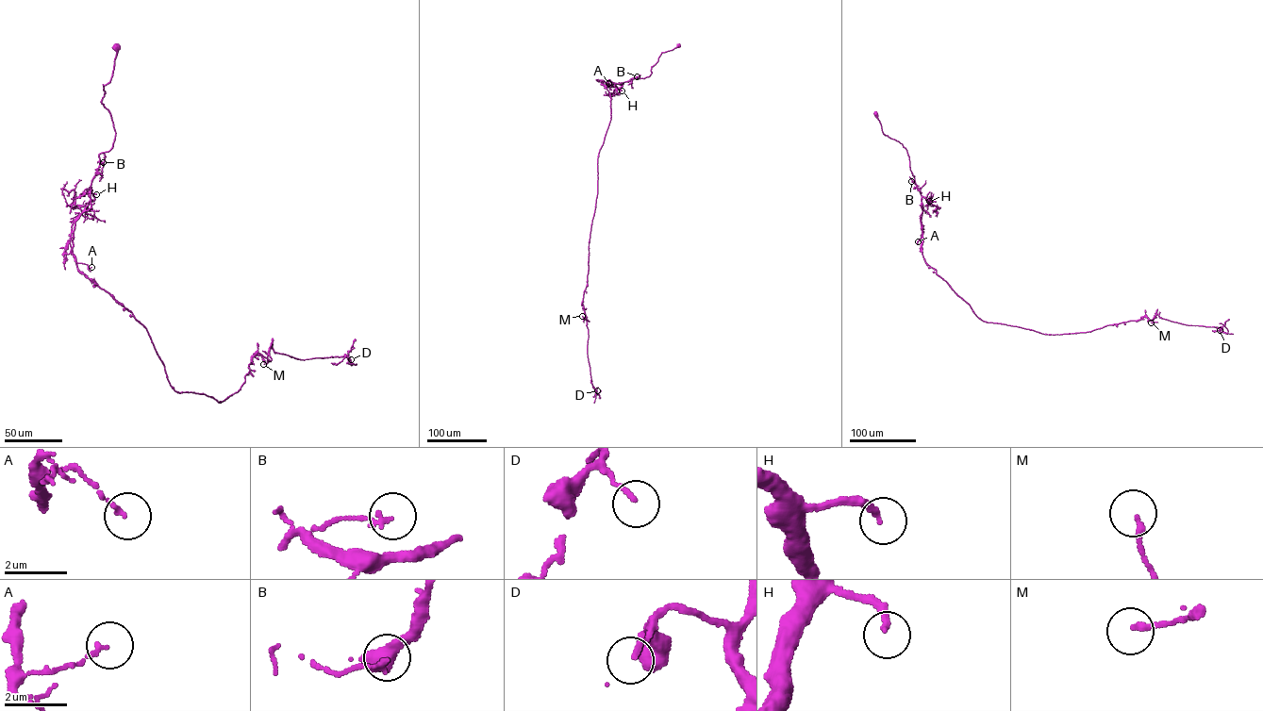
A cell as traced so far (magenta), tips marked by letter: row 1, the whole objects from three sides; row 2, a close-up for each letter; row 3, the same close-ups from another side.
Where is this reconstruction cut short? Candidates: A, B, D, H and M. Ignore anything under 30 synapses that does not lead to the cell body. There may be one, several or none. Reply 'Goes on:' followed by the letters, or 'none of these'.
Goes on: H

